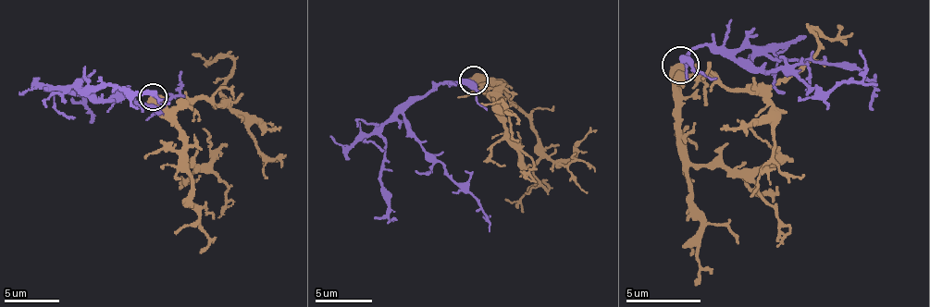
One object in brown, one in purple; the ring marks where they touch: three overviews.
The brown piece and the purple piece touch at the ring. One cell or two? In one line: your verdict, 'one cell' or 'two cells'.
two cells

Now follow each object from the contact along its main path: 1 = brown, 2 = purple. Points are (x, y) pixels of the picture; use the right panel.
1: (681, 64), (675, 81), (719, 78), (733, 90), (781, 84), (817, 51), (815, 30), (836, 37), (837, 24)
2: (681, 64), (715, 46), (731, 59), (797, 72), (811, 89), (831, 91), (862, 78), (858, 48)

